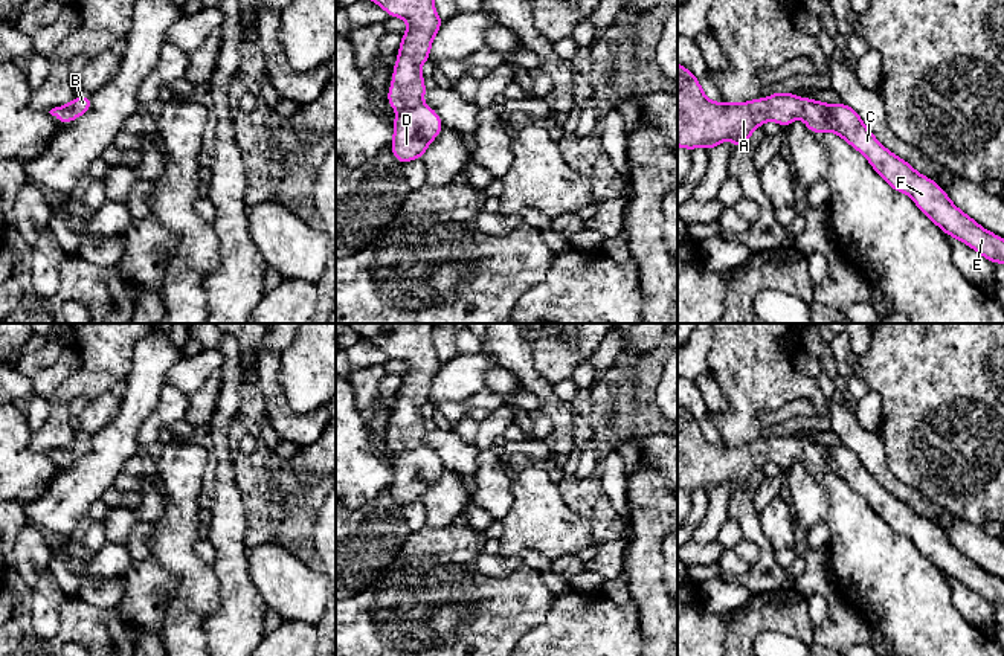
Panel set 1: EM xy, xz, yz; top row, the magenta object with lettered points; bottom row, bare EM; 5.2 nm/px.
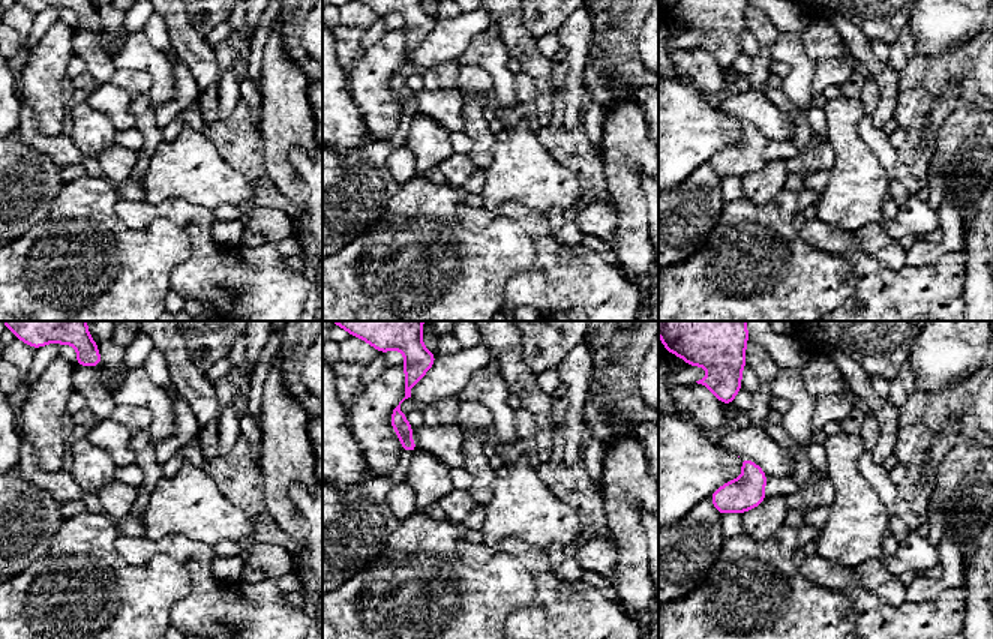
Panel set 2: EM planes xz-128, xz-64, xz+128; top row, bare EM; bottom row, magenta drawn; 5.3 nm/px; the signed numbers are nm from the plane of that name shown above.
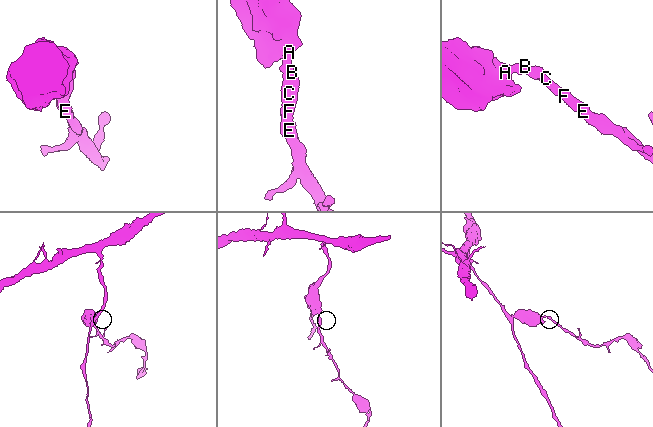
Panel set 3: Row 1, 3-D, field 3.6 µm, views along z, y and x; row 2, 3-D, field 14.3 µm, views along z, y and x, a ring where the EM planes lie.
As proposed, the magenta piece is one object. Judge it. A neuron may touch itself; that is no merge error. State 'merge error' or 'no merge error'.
no merge error

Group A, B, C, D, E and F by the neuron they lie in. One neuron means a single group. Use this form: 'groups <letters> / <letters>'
groups A B C D E F

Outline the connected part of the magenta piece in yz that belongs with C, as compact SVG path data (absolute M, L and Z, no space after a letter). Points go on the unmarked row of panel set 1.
M677 404L677 488L710 493L723 482L732 482L739 491L764 464L789 468L795 459L803 459L813 476L832 473L841 478L894 532L908 535L946 577L963 583L987 603L1004 606L1004 580L981 569L951 543L937 523L888 493L847 445L824 445L780 433L767 441L716 445L705 438L699 421Z

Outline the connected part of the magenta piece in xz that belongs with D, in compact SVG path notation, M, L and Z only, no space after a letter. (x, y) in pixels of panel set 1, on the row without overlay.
M342 323L381 348L389 359L409 365L398 389L388 444L398 455L394 461L392 496L398 505L423 500L441 474L442 464L421 442L426 436L420 409L429 401L432 383L444 363L433 345L435 323Z

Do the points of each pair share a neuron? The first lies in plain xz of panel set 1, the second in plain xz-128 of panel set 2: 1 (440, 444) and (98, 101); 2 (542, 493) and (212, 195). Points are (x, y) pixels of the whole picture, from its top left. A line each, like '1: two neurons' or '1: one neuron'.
1: one neuron
2: one neuron

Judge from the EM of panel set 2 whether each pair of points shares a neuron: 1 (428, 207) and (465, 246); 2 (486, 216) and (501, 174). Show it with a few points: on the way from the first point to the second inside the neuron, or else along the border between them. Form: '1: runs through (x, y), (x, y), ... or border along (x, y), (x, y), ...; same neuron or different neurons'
1: runs through (435, 216), (456, 237); same neuron
2: border along (522, 204), (504, 201), (494, 209), (483, 207); different neurons

